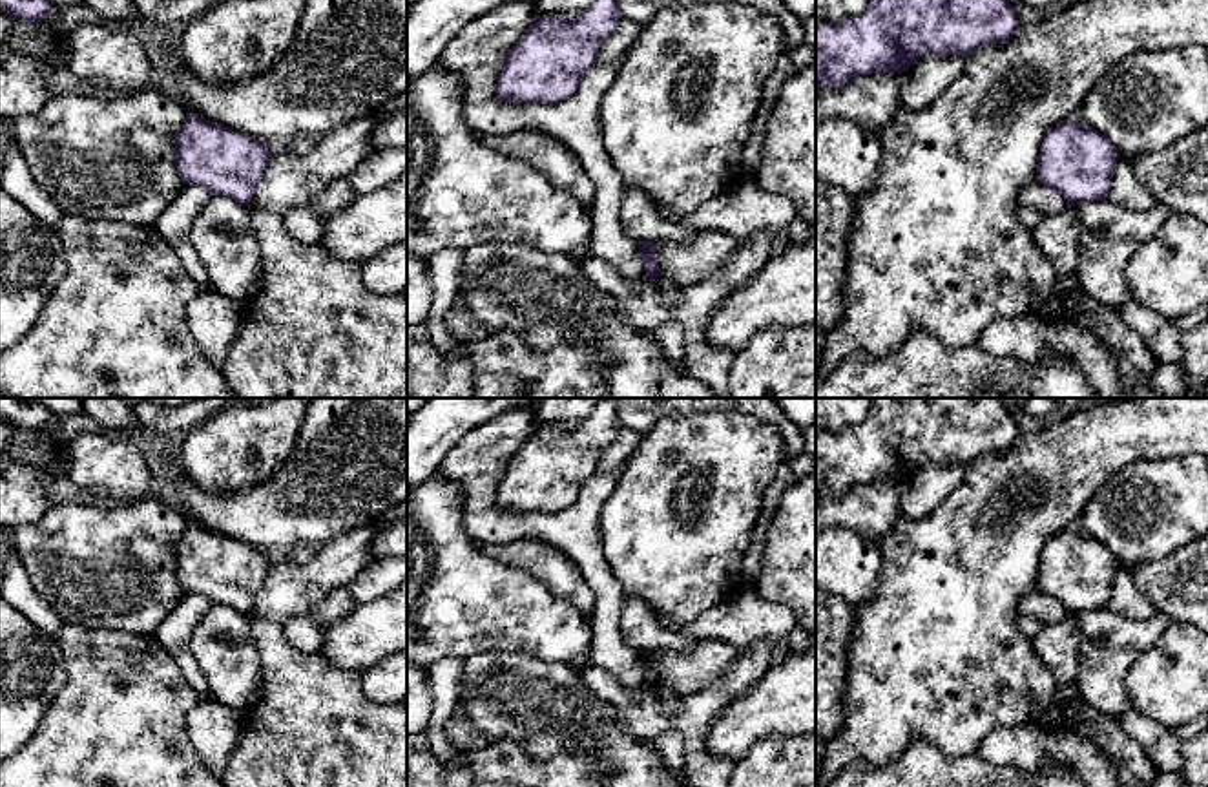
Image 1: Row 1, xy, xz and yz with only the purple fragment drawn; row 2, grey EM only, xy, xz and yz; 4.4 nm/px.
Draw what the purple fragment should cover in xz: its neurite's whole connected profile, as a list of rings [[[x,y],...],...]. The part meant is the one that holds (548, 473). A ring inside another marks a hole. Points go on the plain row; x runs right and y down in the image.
[[[602,402],[573,429],[535,425],[526,444],[505,462],[496,493],[504,511],[560,511],[571,506],[597,473],[602,451],[617,440],[615,402]]]

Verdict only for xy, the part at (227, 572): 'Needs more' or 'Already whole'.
Already whole

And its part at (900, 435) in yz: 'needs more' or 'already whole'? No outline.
already whole

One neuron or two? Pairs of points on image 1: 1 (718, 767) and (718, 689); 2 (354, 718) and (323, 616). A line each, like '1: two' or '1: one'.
1: one
2: two

